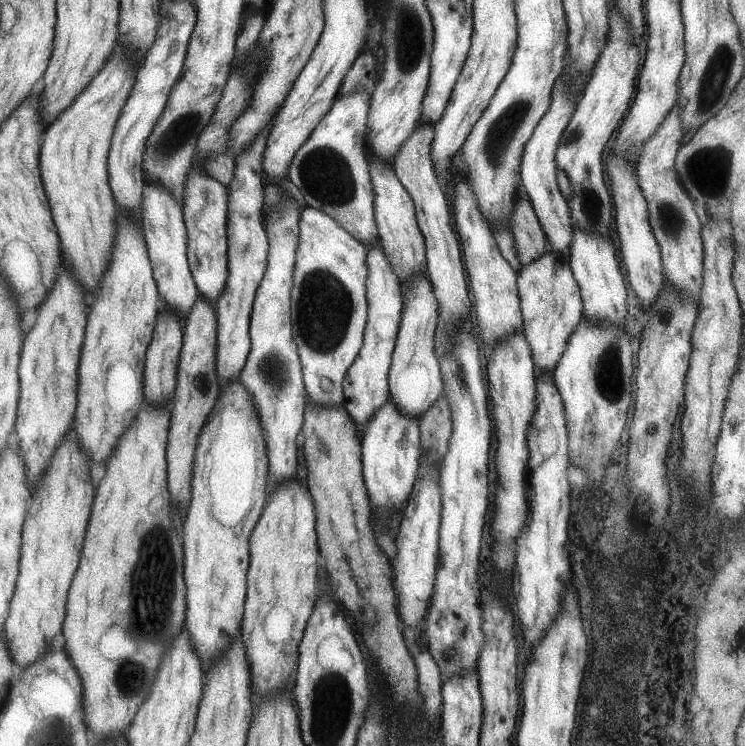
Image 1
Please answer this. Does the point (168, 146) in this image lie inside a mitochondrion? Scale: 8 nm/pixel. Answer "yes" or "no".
yes

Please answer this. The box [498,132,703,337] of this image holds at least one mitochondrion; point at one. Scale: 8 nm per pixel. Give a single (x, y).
(672, 222)

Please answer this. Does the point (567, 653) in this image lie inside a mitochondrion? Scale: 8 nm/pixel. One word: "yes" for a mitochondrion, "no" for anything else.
yes

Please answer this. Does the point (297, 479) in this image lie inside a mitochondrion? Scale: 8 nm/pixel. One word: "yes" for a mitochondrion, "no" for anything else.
no

